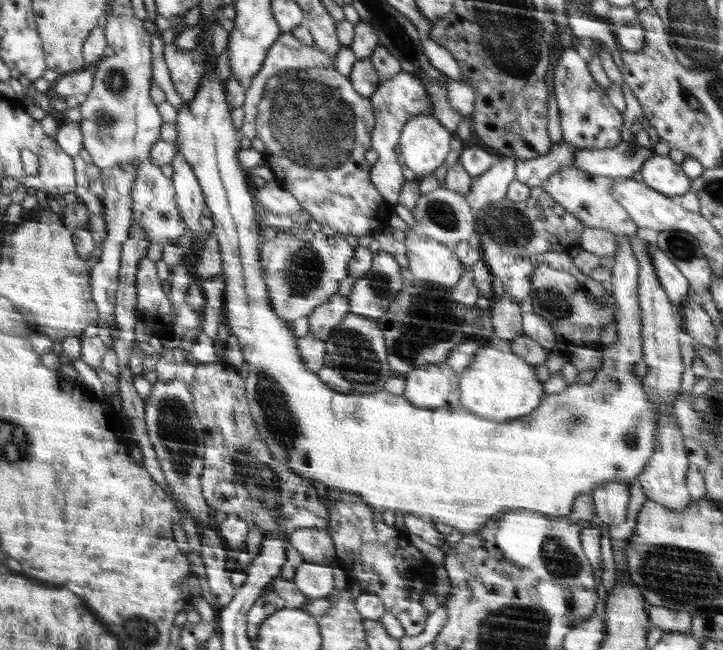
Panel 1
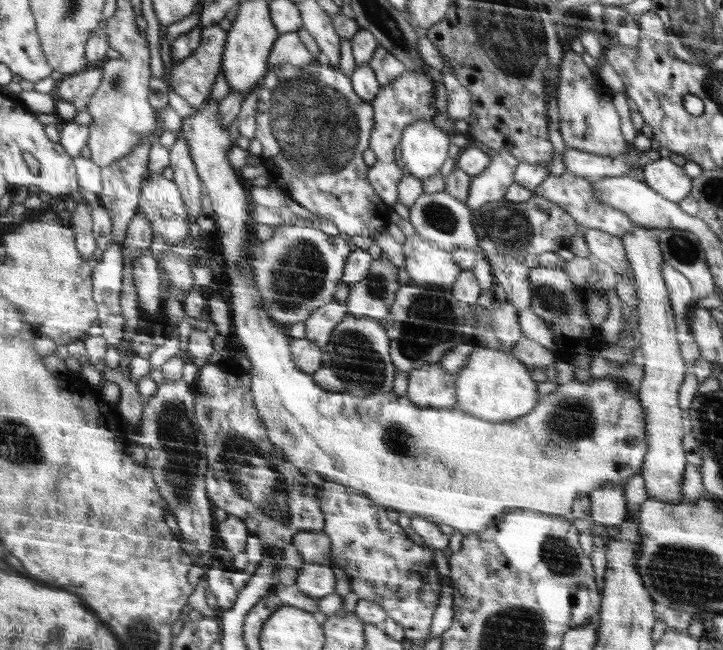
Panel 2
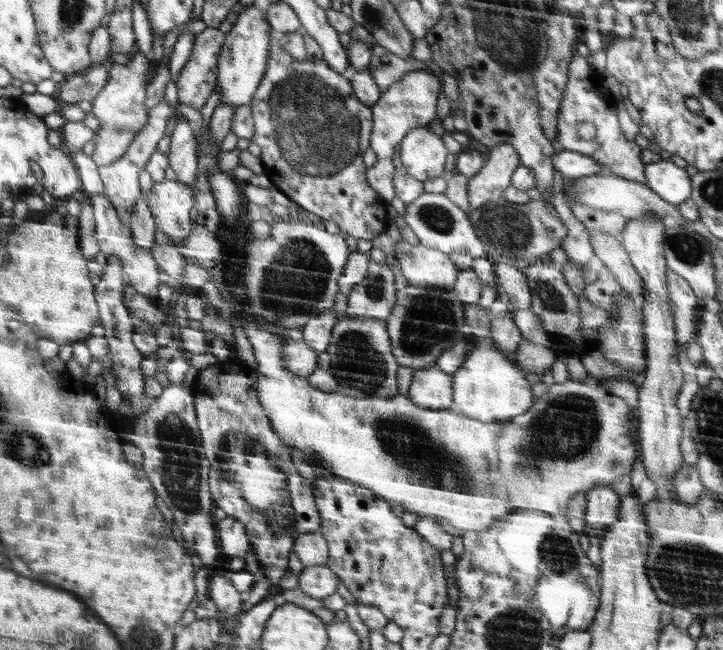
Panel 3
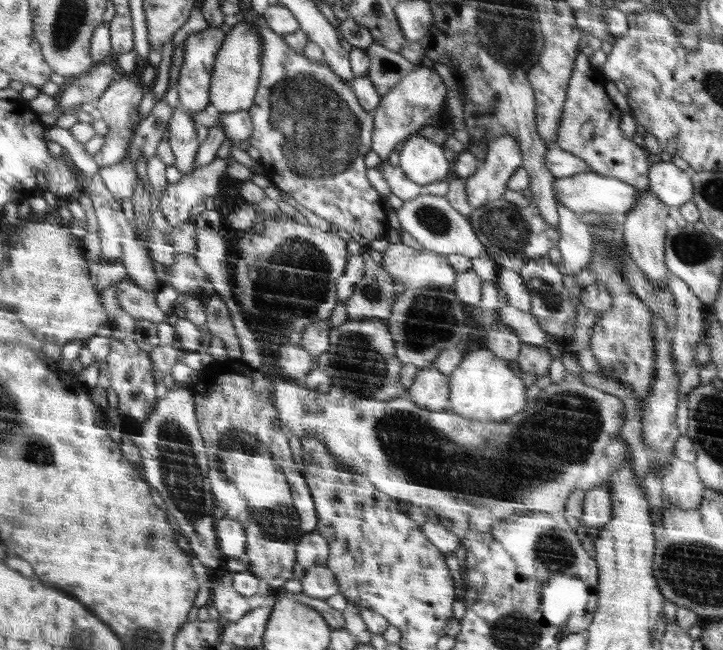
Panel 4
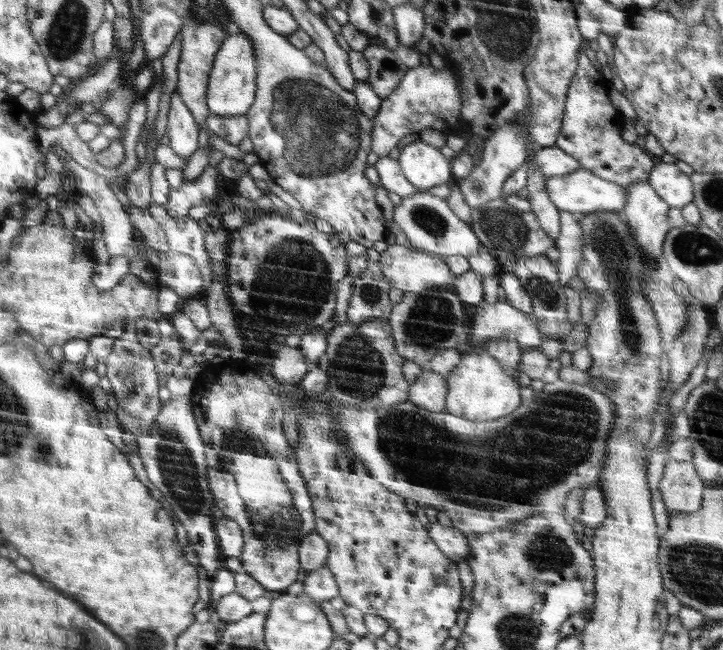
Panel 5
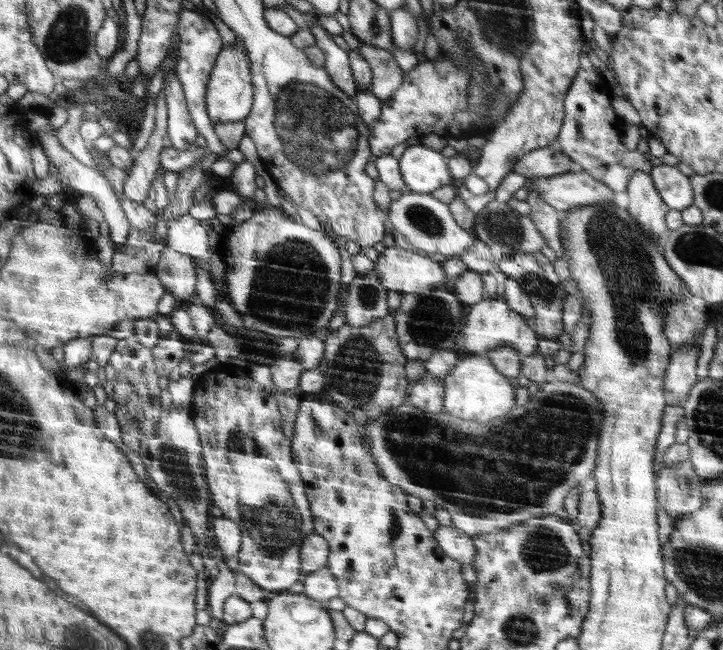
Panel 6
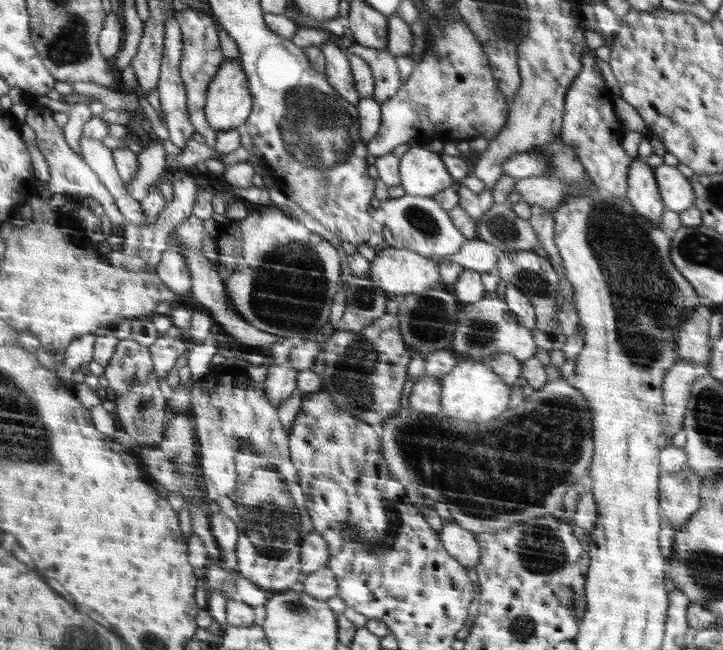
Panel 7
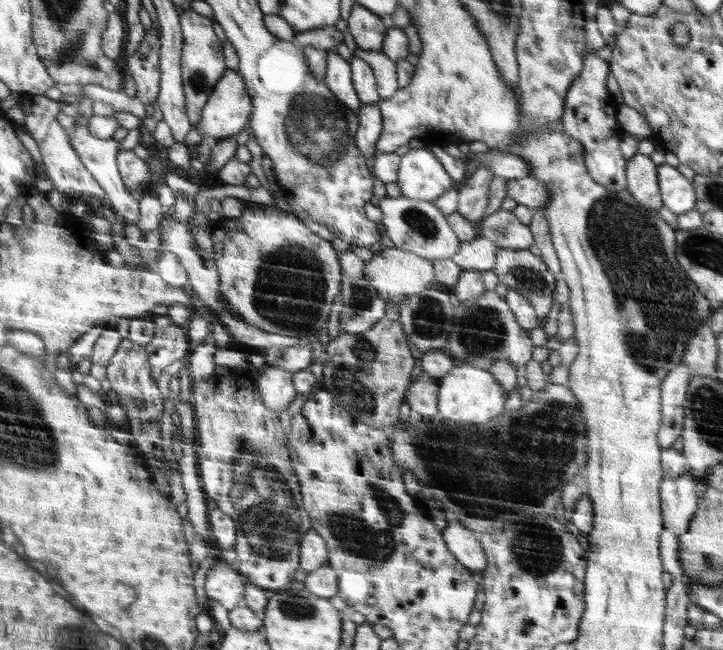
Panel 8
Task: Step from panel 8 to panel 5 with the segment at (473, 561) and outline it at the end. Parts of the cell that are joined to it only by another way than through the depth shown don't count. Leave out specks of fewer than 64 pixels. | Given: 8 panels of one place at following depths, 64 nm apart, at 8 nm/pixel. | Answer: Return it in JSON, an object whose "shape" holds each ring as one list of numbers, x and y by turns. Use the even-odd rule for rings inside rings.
{"shape":[[430,523,429,535,442,552,456,562,467,560,469,544,467,535,452,527]]}

